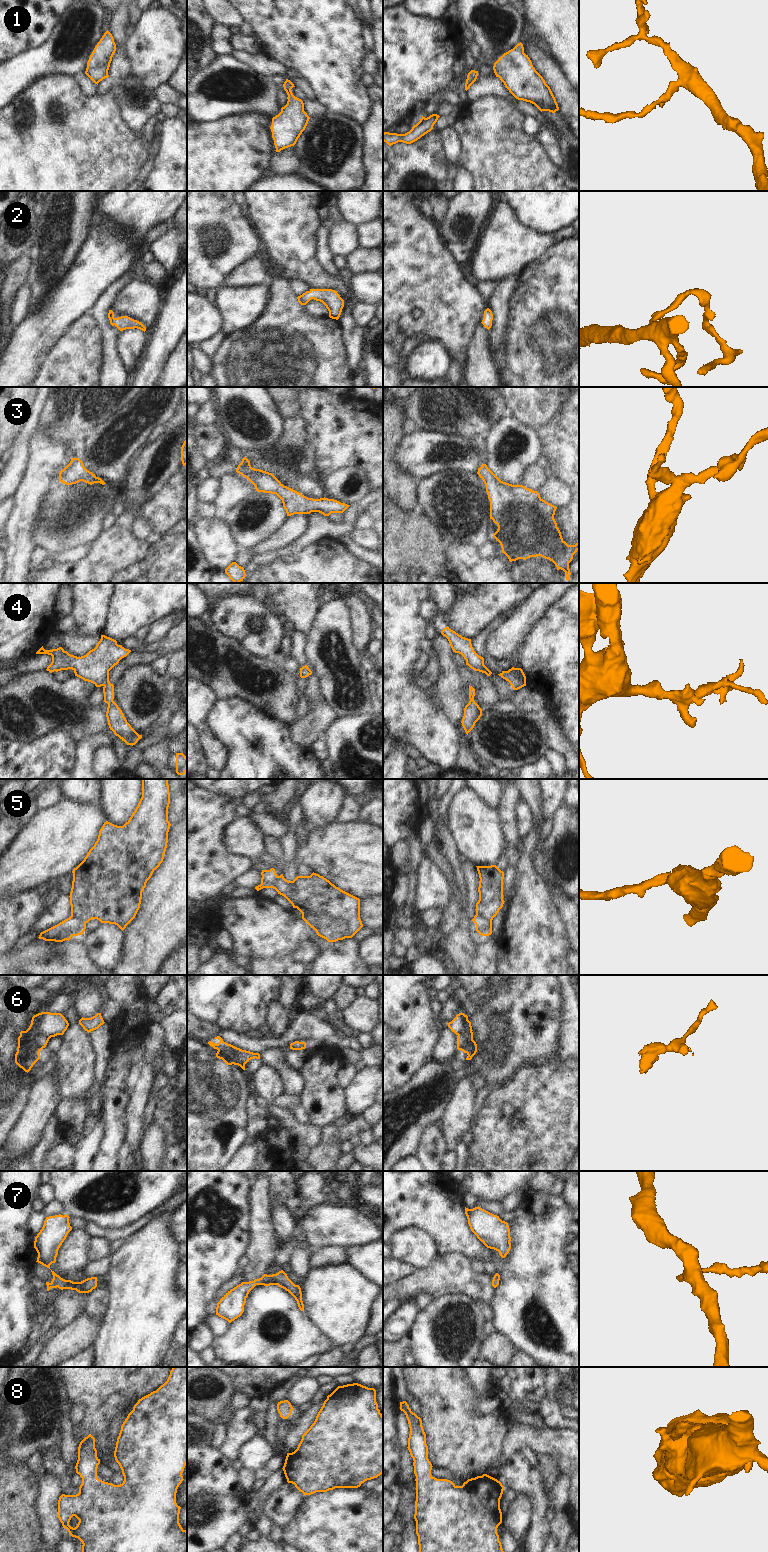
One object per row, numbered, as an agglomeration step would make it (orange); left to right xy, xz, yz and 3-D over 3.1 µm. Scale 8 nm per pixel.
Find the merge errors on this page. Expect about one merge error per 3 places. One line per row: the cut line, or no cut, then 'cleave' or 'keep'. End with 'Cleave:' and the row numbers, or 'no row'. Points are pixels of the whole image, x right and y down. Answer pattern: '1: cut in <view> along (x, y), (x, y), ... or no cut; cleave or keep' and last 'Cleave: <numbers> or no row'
1: no cut; keep
2: no cut; keep
3: no cut; keep
4: no cut; keep
5: cut in yz along (476, 914), (491, 922); cleave
6: cut in xz along (218, 1049), (229, 1049), (244, 1062); cleave
7: no cut; keep
8: no cut; keep
Cleave: 5, 6

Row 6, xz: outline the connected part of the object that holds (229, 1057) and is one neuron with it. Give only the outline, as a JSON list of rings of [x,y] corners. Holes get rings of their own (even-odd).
[[[219,1049],[216,1053],[216,1057],[222,1059],[227,1065],[234,1064],[241,1066],[241,1064],[244,1063],[244,1060],[228,1049]]]

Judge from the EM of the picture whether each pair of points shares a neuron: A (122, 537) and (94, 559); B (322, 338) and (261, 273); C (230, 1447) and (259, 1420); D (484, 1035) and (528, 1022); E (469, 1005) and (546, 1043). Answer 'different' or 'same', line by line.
A: same
B: different
C: different
D: same
E: different

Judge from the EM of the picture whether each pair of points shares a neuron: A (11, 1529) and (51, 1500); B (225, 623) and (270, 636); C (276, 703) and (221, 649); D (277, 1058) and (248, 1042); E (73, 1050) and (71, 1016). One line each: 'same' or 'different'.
A: different
B: same
C: same
D: different
E: same

